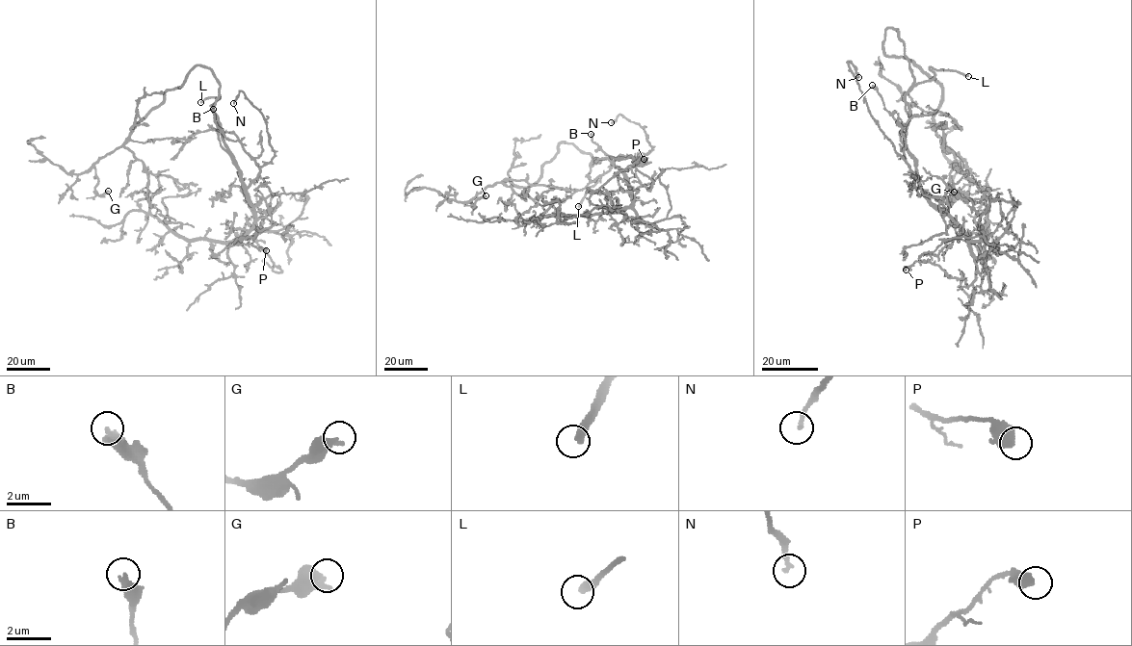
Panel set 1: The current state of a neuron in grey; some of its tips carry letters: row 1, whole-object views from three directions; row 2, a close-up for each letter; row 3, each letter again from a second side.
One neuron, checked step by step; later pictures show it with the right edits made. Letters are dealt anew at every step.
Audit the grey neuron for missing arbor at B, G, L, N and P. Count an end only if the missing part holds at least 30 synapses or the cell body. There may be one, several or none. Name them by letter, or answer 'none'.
L

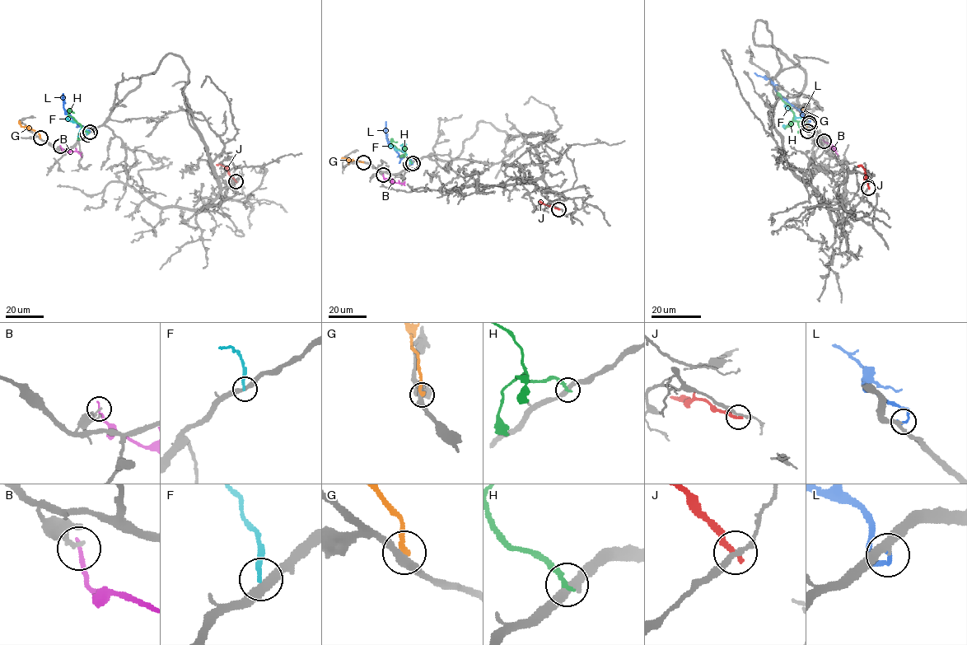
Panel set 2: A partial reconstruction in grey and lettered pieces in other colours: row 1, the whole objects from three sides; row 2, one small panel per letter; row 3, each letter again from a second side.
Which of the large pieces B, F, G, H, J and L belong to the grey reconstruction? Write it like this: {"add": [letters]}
{"add": ["L"]}

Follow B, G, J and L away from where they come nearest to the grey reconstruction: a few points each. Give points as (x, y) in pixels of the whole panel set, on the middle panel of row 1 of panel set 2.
B: (383, 175), (384, 179), (404, 185)
G: (363, 162), (342, 159)
J: (558, 208), (539, 201)
L: (413, 163), (409, 159), (400, 157), (387, 140), (386, 122)

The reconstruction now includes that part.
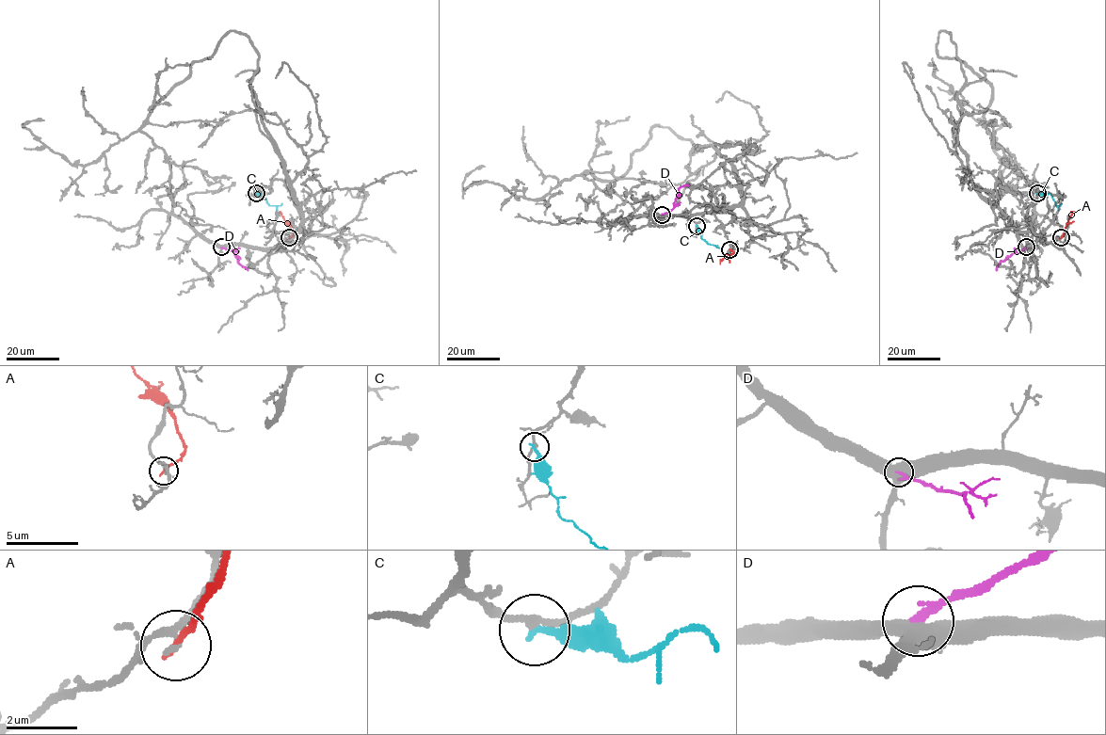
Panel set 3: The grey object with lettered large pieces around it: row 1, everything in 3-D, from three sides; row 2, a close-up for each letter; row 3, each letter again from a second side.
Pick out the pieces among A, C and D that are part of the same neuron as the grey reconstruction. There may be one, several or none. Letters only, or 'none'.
none

